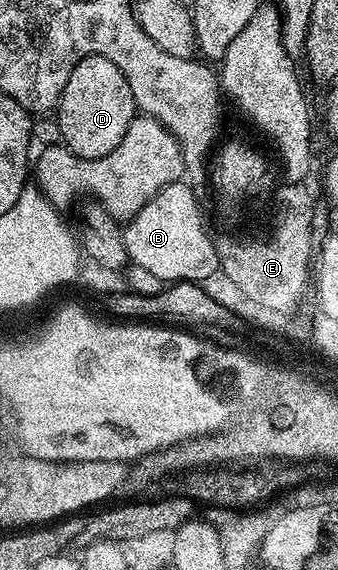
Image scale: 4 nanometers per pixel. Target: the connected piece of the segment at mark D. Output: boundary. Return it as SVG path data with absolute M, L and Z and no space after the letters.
M86 57L73 67L65 91L61 91L57 106L57 120L62 144L73 155L88 161L101 159L125 139L129 123L137 116L133 91L125 75L109 59Z

